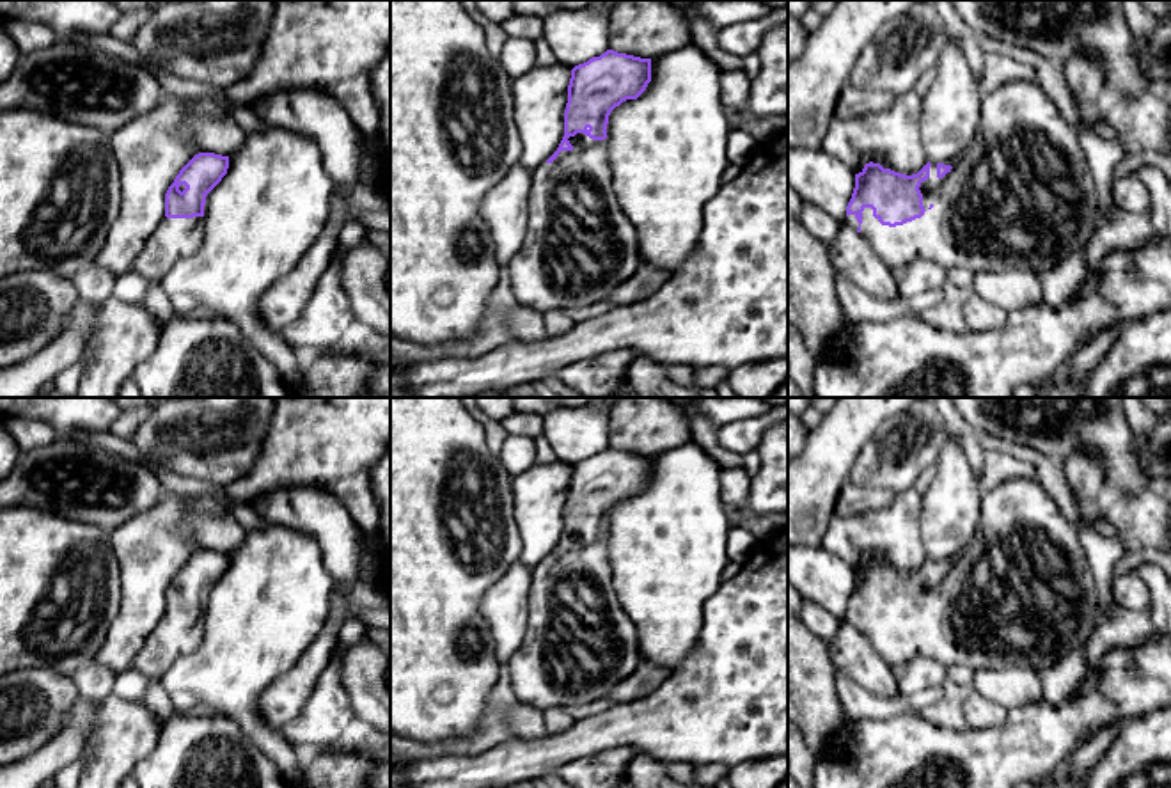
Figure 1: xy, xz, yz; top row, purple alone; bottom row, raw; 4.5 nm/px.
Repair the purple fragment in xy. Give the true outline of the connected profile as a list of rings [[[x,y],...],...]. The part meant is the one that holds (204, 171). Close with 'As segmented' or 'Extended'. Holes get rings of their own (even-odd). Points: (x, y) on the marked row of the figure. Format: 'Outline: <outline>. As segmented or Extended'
Outline: [[[199,153],[179,170],[165,193],[165,218],[133,263],[137,273],[158,280],[200,248],[206,195],[222,181],[227,169],[229,156]]]. Extended

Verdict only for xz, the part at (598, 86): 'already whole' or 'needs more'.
needs more

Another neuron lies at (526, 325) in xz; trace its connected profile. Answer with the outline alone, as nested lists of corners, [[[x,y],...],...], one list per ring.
[[[522,305],[507,314],[507,332],[520,343],[541,343],[548,339],[545,314]]]

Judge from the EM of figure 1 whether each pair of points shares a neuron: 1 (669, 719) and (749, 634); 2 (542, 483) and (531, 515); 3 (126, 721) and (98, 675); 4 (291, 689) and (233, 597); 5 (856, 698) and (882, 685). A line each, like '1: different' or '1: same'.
1: same
2: same
3: different
4: different
5: different

